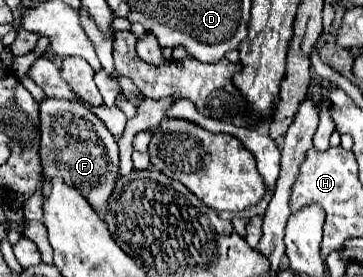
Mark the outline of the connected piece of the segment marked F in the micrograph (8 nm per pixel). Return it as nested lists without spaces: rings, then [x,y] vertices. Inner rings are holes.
[[[46,98],[40,104],[40,158],[44,168],[44,186],[42,196],[50,194],[50,178],[54,174],[62,174],[62,180],[68,186],[74,186],[98,212],[100,218],[106,214],[106,202],[110,194],[114,192],[114,186],[118,182],[118,144],[110,130],[106,130],[106,124],[84,104],[78,104],[76,100],[64,100],[64,98]]]

